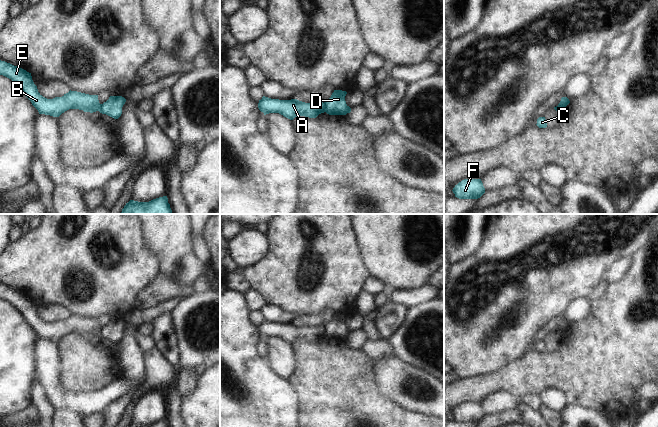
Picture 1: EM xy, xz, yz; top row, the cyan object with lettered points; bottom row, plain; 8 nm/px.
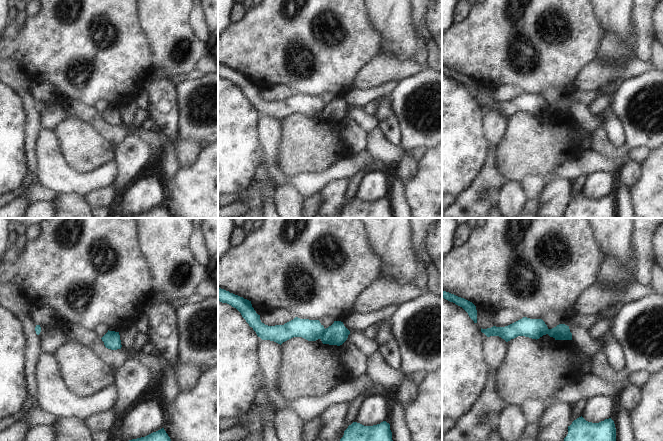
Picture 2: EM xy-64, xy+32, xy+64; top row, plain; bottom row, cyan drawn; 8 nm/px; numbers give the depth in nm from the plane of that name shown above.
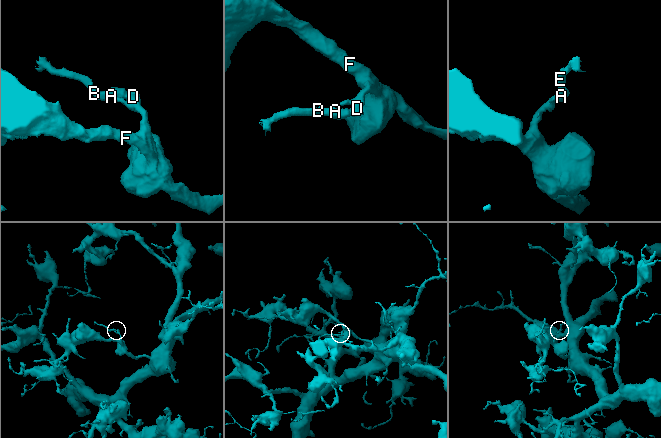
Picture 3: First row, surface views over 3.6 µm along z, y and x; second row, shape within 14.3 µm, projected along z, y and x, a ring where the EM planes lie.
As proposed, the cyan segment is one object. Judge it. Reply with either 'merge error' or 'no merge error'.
merge error

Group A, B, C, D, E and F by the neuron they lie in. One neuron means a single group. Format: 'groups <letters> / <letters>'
groups A B E / C D F

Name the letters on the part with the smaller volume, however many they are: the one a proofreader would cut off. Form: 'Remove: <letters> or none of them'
Remove: A, B, E

